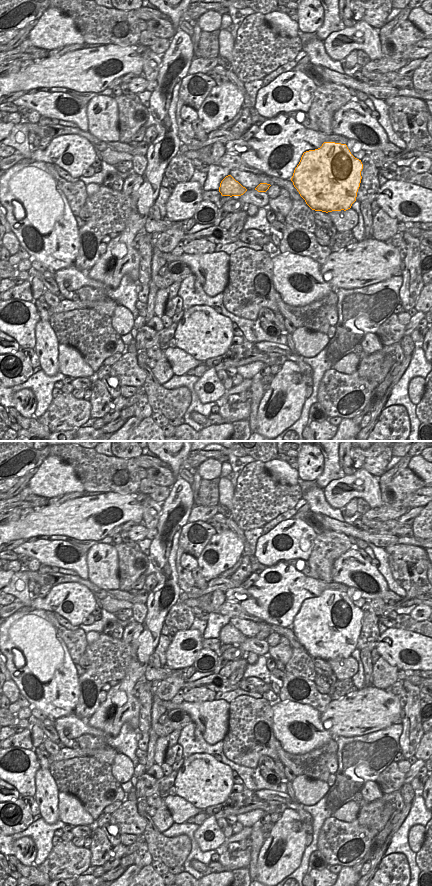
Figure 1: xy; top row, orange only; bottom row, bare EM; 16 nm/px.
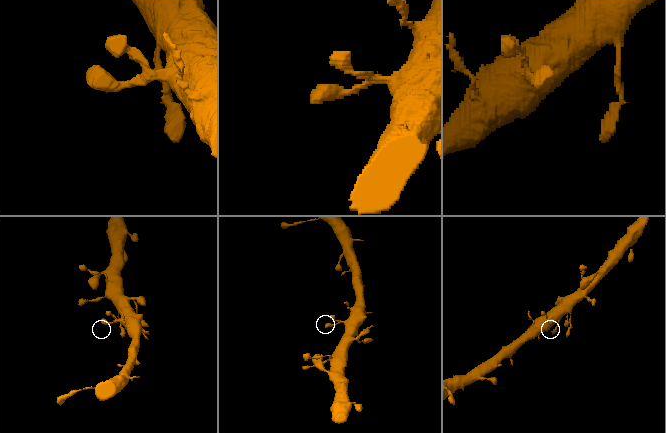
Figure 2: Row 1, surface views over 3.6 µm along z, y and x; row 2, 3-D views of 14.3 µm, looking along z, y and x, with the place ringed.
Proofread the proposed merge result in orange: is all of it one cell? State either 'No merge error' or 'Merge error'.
No merge error

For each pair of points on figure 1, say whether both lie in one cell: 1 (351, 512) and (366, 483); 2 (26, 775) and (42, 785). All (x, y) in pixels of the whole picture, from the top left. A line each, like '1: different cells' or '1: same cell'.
1: different cells
2: different cells

